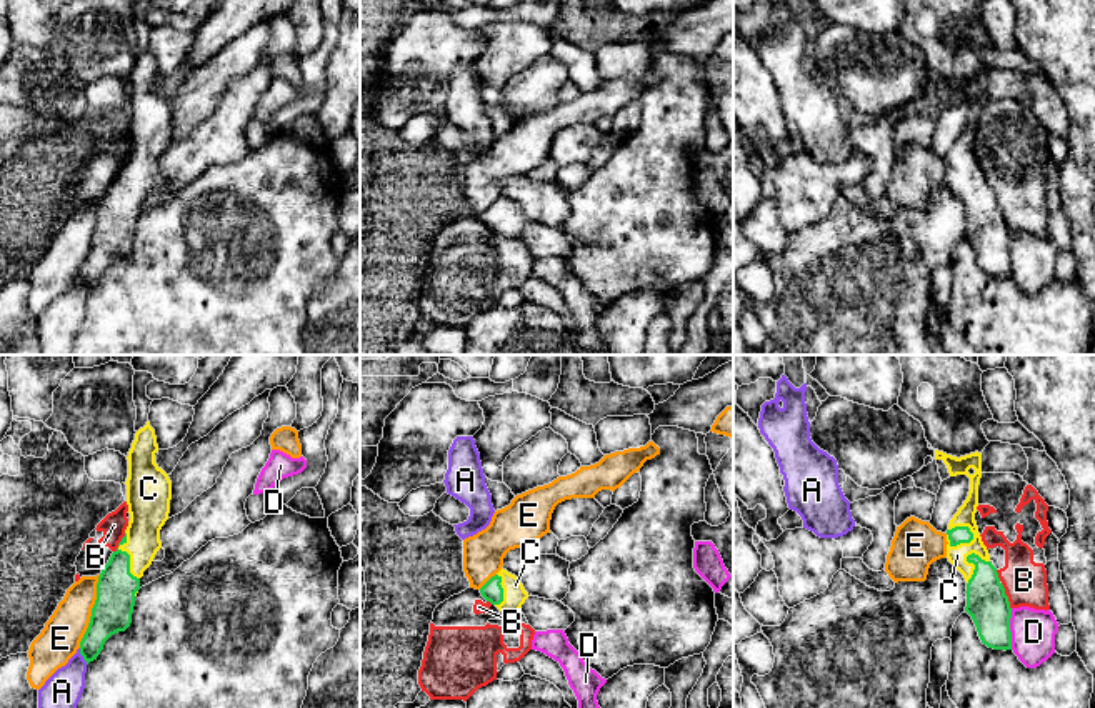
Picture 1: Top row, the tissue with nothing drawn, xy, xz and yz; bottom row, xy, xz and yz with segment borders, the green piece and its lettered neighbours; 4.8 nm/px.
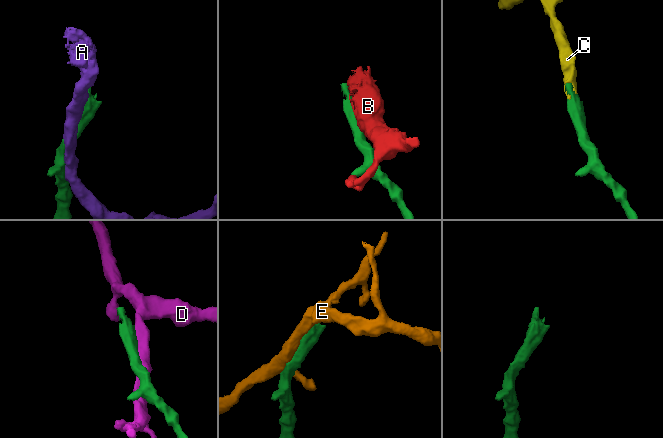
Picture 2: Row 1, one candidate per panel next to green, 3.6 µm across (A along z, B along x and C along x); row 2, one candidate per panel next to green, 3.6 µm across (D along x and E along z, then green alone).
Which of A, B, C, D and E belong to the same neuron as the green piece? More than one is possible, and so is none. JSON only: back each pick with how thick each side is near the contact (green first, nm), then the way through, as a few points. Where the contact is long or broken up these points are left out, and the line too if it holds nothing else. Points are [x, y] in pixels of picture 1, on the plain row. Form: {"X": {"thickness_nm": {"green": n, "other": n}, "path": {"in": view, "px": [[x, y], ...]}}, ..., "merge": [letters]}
{"C": {"thickness_nm": {"green": 90, "other": 100}, "path": {"in": "yz", "px": [[957, 162], [962, 169], [962, 177], [957, 182]]}}, "merge": ["C"]}

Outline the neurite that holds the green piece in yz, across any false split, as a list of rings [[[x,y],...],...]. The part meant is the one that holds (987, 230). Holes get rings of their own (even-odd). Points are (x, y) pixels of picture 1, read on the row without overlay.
[[[935,77],[935,87],[947,92],[950,103],[967,102],[970,105],[968,123],[947,157],[947,185],[967,208],[965,238],[972,243],[983,272],[993,277],[1012,277],[1010,228],[975,148],[982,80],[957,85]]]

